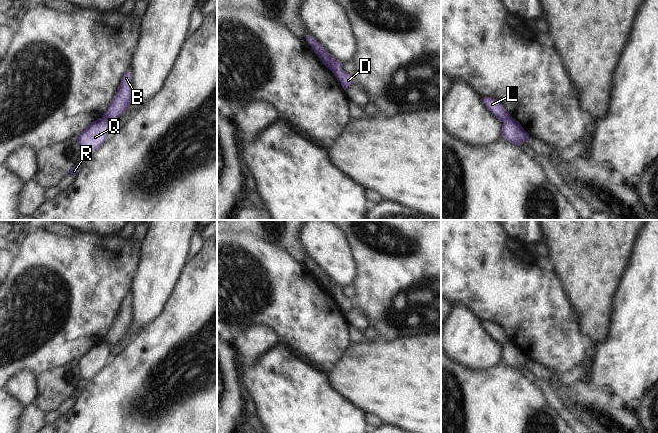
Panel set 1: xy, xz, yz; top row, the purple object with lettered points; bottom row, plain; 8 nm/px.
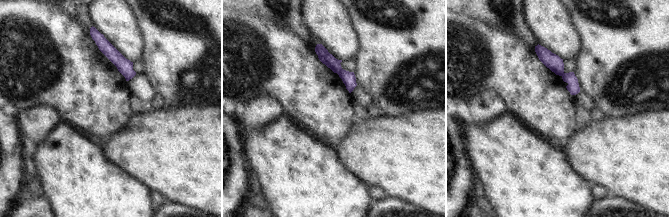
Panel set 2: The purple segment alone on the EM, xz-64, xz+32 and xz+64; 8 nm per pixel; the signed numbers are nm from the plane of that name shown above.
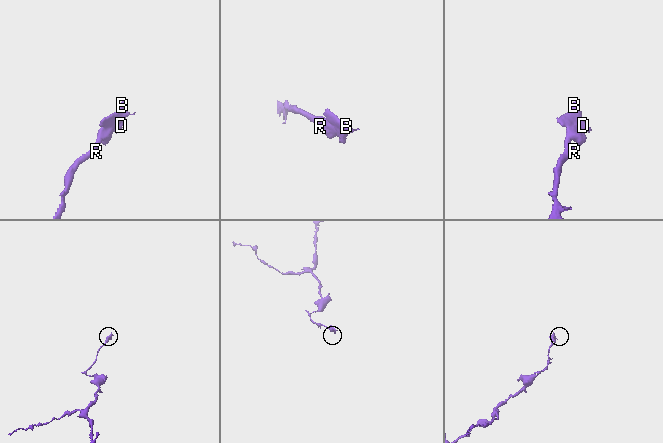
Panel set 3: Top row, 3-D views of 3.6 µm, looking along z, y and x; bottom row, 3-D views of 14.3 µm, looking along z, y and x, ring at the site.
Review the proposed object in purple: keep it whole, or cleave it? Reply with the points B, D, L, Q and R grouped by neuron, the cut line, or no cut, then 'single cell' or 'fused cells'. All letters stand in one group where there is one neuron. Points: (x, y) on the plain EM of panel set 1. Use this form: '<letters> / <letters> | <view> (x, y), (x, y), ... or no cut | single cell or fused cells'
B D L / Q R | xy (102, 341), (110, 347) | fused cells

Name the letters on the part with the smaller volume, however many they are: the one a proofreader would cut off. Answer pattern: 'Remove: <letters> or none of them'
Remove: B, D, L

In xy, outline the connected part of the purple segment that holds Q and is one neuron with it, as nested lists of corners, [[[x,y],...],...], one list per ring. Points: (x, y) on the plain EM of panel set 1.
[[[105,342],[93,345],[78,361],[77,364],[85,374],[96,375],[106,364],[111,347]]]

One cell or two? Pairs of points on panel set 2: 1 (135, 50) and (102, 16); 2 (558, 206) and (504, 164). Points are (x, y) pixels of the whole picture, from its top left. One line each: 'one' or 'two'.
1: one
2: one

